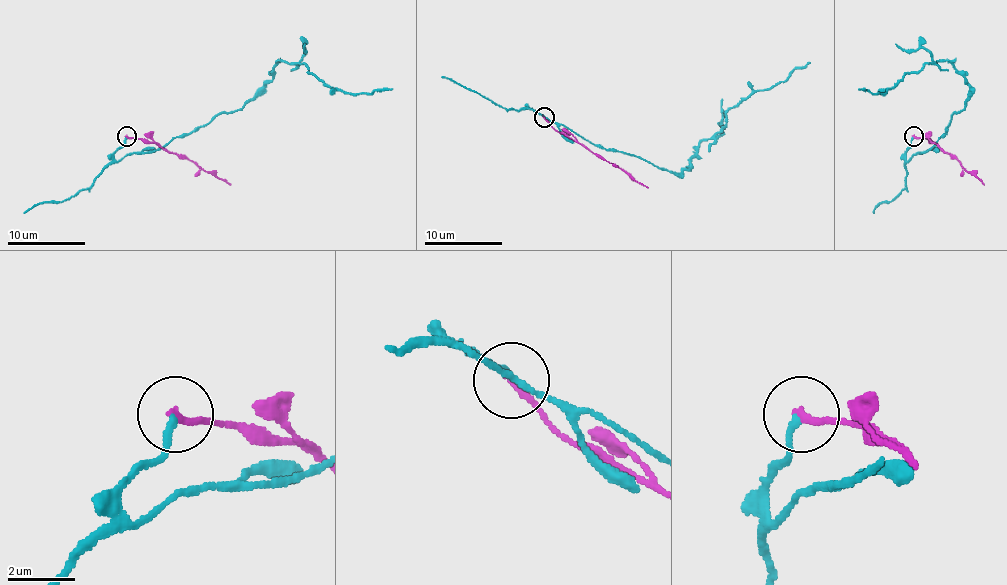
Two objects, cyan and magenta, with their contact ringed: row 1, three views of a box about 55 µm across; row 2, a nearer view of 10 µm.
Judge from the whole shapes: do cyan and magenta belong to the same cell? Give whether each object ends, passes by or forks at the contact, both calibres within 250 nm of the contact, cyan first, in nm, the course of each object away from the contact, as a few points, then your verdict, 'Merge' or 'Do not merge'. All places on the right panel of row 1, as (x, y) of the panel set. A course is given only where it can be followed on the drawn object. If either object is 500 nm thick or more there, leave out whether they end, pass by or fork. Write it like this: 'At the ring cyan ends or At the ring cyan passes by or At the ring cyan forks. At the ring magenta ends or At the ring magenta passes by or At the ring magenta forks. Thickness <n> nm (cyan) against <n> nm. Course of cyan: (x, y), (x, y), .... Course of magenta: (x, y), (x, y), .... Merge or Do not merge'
At the ring cyan ends. At the ring magenta ends. Thickness 200 nm (cyan) against 200 nm. Course of cyan: (913, 136), (905, 159), (927, 151), (962, 110), (970, 85), (946, 60), (909, 72), (888, 91), (859, 89). Course of magenta: (913, 136), (950, 153), (983, 184). Do not merge

